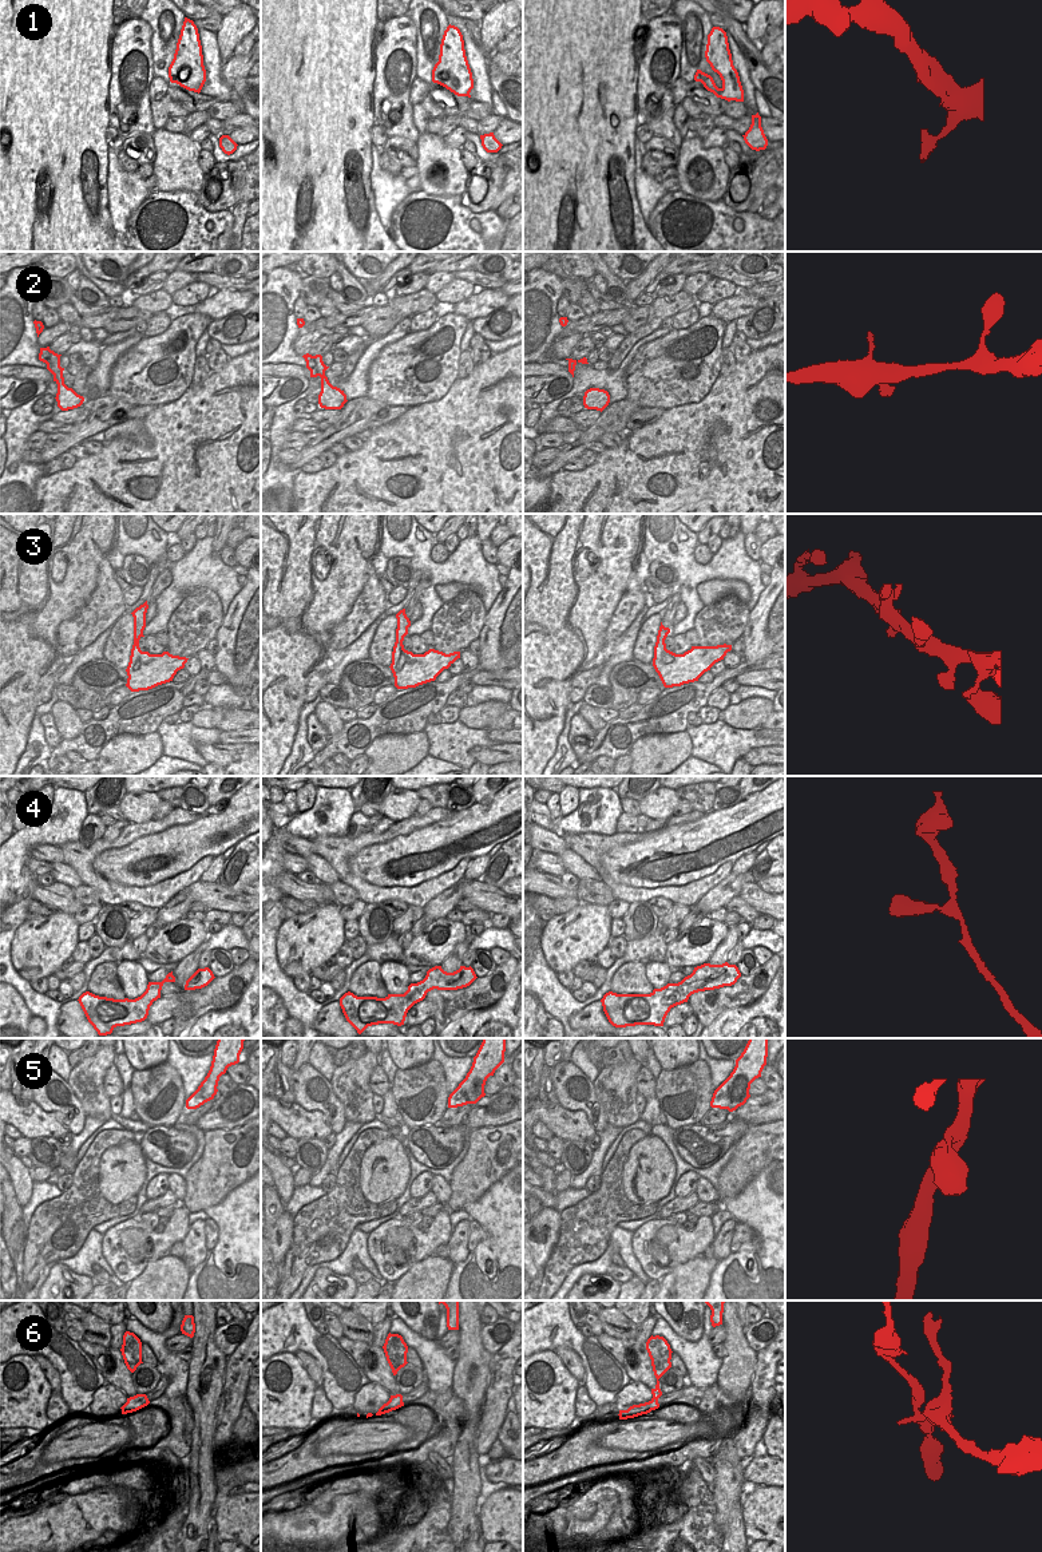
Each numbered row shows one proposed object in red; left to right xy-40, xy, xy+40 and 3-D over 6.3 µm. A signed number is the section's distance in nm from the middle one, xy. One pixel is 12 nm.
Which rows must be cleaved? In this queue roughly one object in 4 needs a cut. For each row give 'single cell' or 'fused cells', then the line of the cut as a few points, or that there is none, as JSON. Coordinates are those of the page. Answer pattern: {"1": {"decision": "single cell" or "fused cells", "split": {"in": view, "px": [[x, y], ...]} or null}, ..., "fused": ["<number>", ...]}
{"1": {"decision": "single cell", "split": null}, "2": {"decision": "single cell", "split": null}, "3": {"decision": "single cell", "split": null}, "4": {"decision": "single cell", "split": null}, "5": {"decision": "single cell", "split": null}, "6": {"decision": "fused cells", "split": {"in": "xy+40", "px": [[652, 1398], [657, 1401]]}}, "fused": ["6"]}

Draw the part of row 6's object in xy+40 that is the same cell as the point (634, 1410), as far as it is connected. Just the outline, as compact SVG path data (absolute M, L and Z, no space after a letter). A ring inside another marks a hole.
M651 1399L649 1402L645 1403L639 1403L639 1405L633 1405L630 1406L627 1410L619 1410L619 1420L627 1420L627 1418L634 1418L642 1414L647 1414L651 1410L655 1410L659 1408L658 1401Z

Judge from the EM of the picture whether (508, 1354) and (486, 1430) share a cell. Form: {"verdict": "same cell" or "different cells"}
{"verdict": "same cell"}

